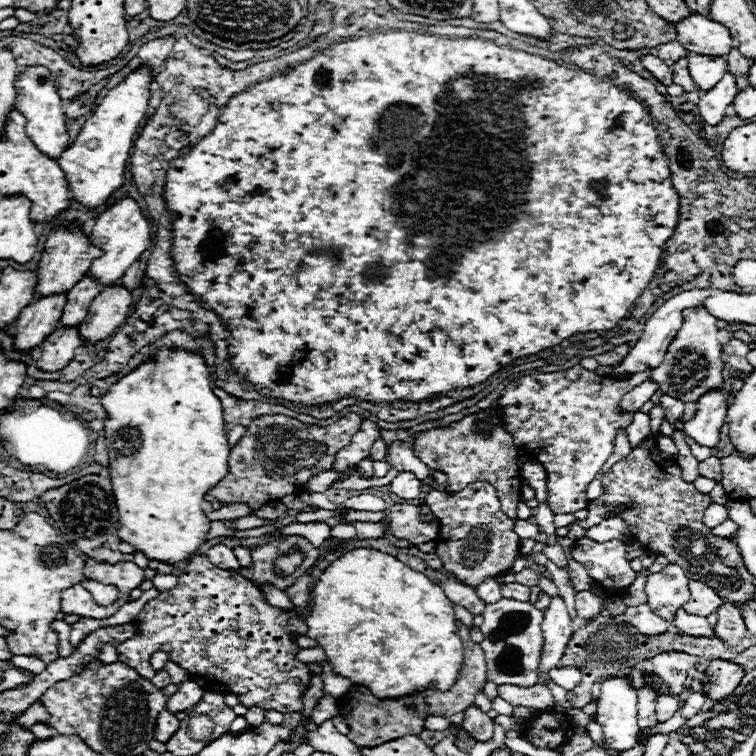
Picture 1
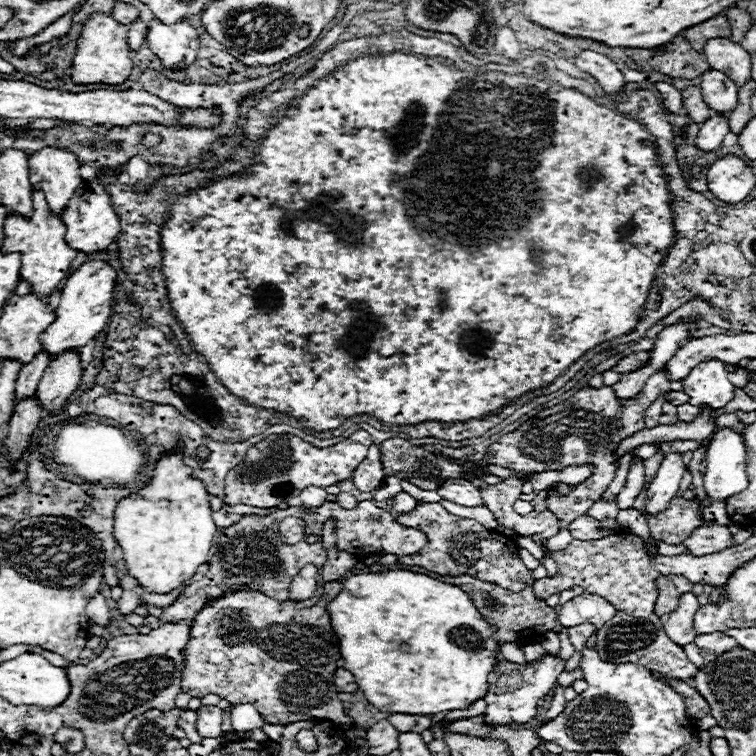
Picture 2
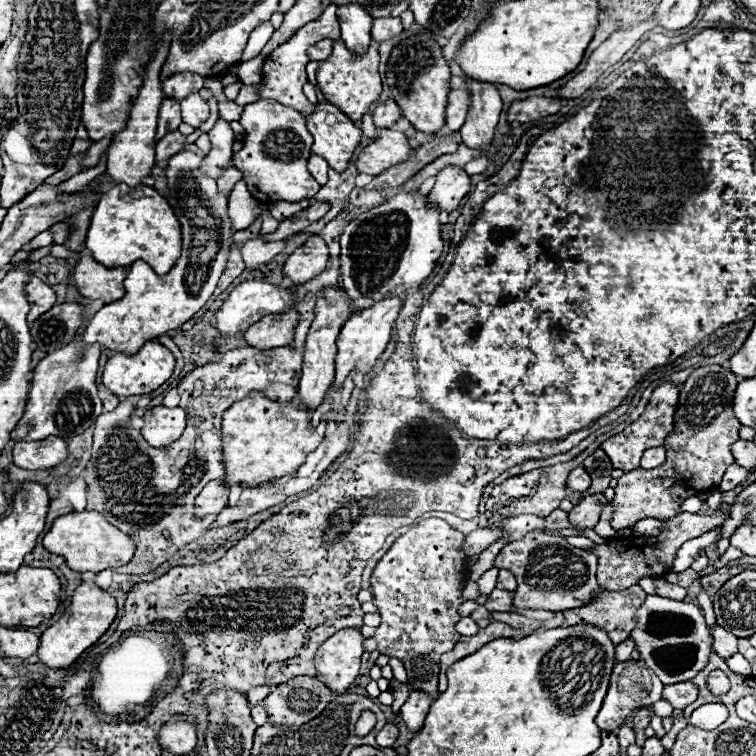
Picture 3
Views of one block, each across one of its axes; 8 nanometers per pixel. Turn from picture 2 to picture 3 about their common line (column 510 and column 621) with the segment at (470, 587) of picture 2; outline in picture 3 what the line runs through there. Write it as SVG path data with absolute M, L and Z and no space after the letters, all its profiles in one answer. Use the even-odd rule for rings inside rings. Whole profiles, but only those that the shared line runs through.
M634 584L624 592L604 590L590 604L564 610L562 614L570 626L590 624L602 628L608 632L614 644L620 644L630 636L632 628L636 626L634 614L636 608L640 608L640 604L644 602L644 598L646 592L638 584Z

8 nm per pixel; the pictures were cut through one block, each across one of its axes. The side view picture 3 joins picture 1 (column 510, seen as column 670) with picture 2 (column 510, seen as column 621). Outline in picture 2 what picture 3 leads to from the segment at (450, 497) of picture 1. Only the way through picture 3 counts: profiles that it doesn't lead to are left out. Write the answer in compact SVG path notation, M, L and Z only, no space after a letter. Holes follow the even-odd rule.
M418 504L412 514L394 516L398 524L422 530L426 534L426 546L410 556L398 558L398 564L422 566L442 576L460 576L462 572L470 572L470 576L478 576L480 580L490 580L492 584L502 584L502 588L510 588L510 592L518 592L522 588L534 586L532 570L528 570L520 556L518 544L514 538L502 536L496 530L486 530L482 524L470 518L460 518L442 508L442 504Z

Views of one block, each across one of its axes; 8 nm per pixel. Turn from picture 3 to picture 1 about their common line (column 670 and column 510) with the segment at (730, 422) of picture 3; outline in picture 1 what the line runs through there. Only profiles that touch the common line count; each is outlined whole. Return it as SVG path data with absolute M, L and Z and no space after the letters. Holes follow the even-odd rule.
M486 408L478 414L464 416L462 420L452 422L444 428L424 430L414 436L412 448L414 452L418 452L418 458L430 468L430 476L422 480L426 486L434 484L434 470L442 470L448 476L448 492L458 492L478 480L486 480L488 484L494 484L502 502L502 512L506 512L506 516L510 518L516 518L516 504L520 502L522 488L520 466L516 460L518 446L506 430L502 412L498 408Z

